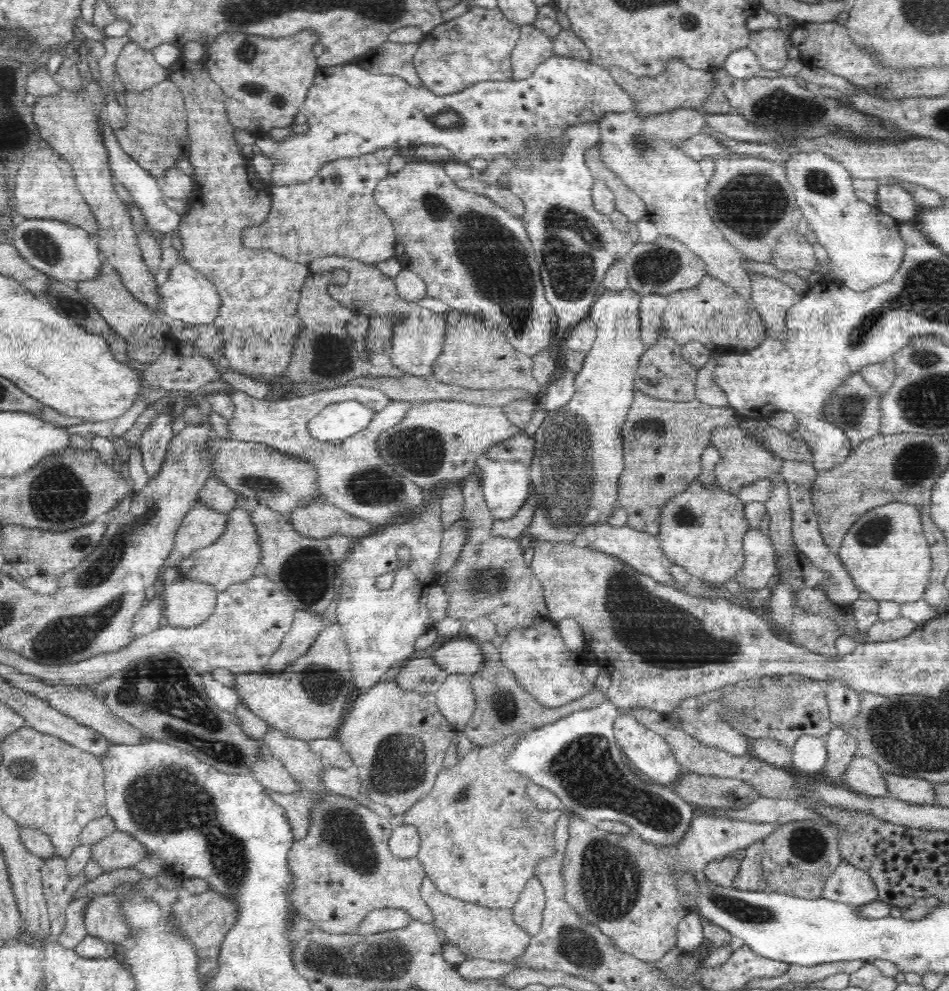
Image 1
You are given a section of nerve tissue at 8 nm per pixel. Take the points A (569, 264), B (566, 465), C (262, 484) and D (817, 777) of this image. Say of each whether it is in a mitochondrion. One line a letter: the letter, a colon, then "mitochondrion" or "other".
A: mitochondrion
B: mitochondrion
C: mitochondrion
D: other

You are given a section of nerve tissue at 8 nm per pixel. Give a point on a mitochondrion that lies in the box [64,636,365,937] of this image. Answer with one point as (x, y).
(166, 800)

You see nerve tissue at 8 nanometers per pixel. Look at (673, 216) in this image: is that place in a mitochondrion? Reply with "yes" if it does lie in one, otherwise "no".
no

